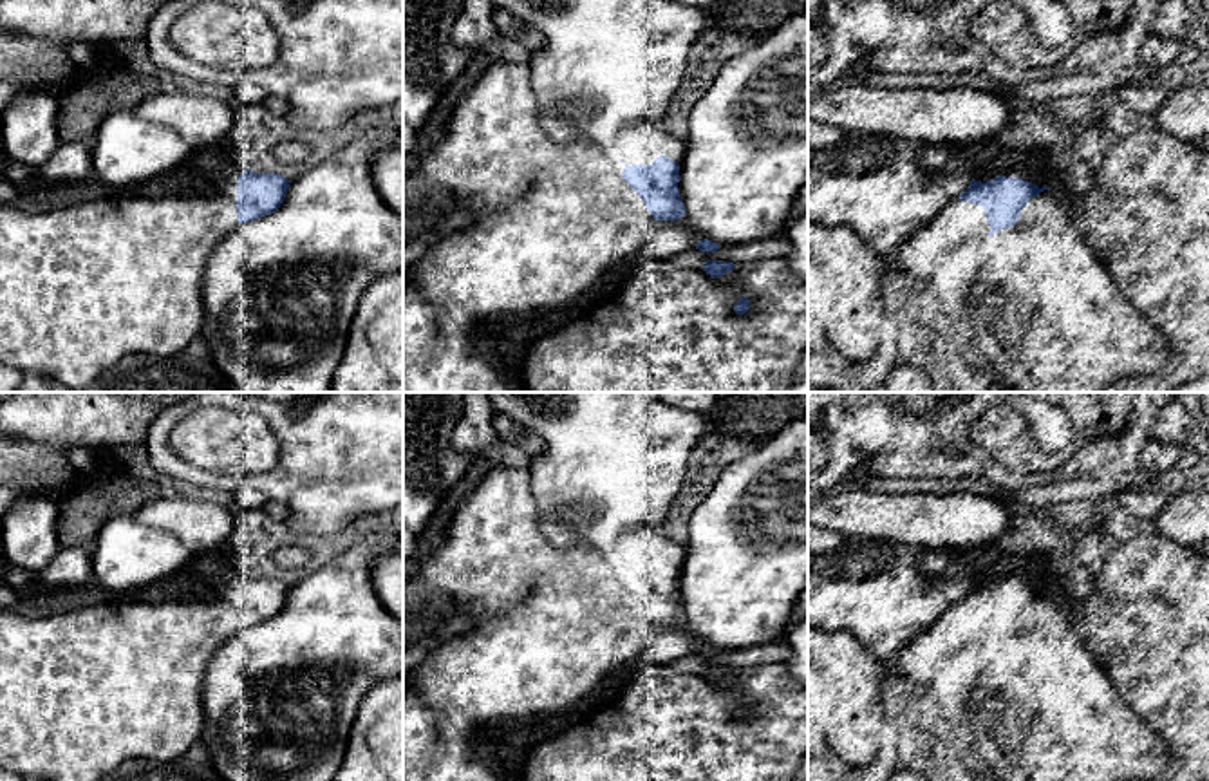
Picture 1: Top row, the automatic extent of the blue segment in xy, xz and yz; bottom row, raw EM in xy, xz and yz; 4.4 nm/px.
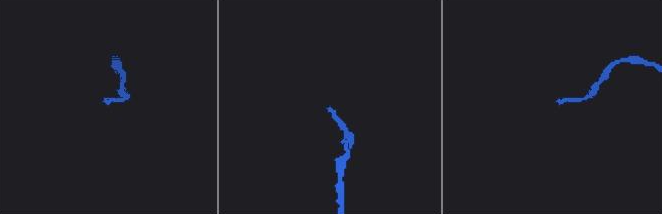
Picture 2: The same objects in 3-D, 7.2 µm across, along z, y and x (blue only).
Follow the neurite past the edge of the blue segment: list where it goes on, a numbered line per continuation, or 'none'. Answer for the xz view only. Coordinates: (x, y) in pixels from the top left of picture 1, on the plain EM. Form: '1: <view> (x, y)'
1: xz (640, 546)

